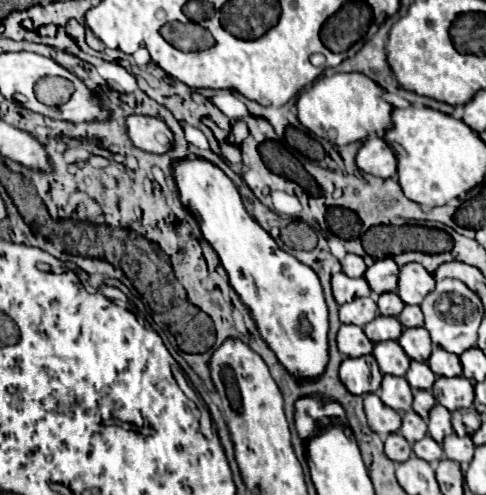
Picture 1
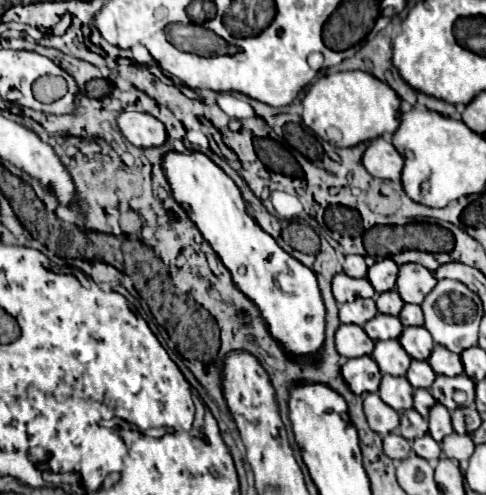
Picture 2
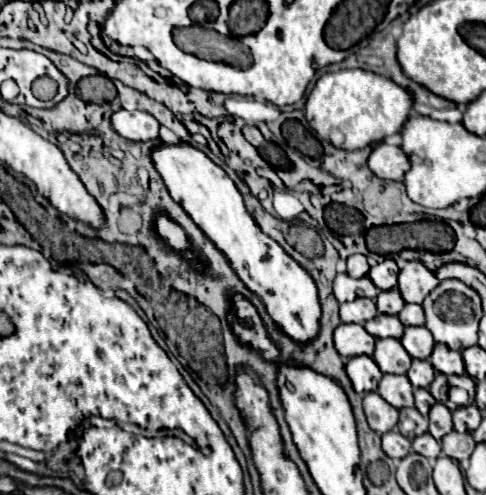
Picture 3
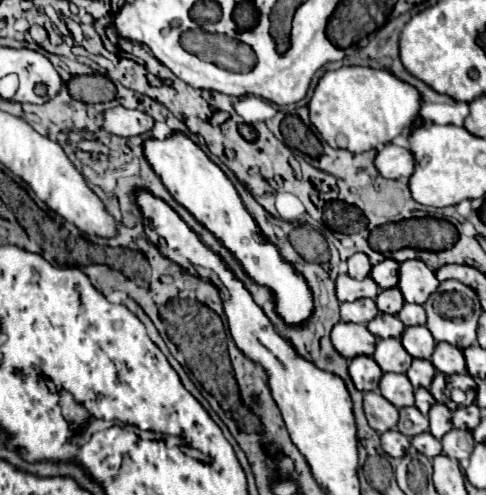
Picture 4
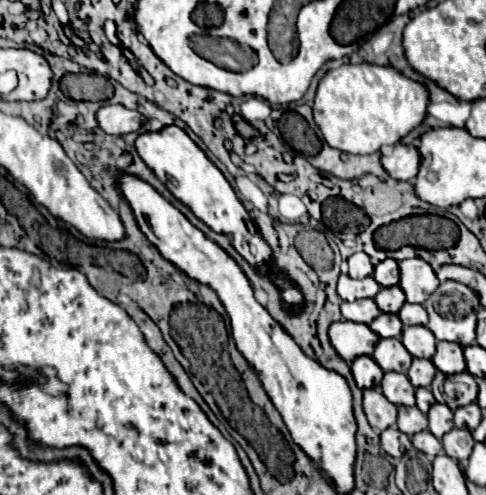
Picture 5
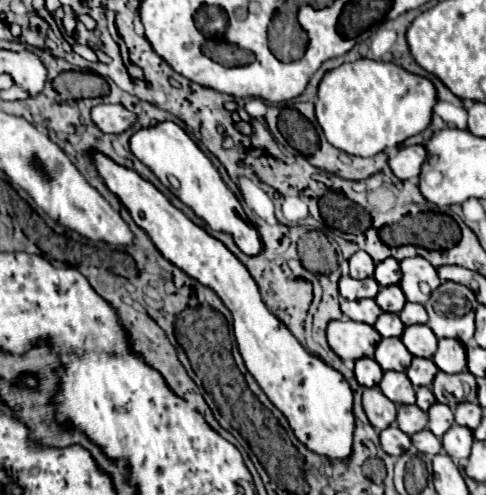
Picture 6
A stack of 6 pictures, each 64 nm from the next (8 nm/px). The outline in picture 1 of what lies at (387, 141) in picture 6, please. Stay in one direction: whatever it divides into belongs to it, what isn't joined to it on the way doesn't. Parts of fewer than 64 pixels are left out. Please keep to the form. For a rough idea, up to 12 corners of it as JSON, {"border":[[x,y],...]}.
{"border":[[358,72],[324,76],[298,120],[332,144],[390,128],[392,106]]}

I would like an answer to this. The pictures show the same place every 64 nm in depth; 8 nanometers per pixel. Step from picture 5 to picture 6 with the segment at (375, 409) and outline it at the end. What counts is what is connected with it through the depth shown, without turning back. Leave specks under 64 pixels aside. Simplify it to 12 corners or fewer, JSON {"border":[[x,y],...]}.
{"border":[[378,386],[364,390],[364,412],[376,432],[396,422],[396,404]]}

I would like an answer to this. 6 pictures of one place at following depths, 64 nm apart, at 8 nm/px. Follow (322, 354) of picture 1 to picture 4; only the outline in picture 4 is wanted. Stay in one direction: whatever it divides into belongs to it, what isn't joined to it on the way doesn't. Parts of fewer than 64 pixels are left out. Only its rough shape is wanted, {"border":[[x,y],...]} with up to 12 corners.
{"border":[[188,136],[146,140],[174,200],[236,256],[304,326],[312,288]]}

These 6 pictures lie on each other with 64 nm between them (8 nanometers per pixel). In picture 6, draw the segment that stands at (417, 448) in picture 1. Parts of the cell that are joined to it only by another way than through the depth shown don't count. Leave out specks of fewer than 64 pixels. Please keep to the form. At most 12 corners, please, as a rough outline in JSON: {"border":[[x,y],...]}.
{"border":[[430,430],[412,436],[420,452],[436,456],[442,452],[442,442]]}

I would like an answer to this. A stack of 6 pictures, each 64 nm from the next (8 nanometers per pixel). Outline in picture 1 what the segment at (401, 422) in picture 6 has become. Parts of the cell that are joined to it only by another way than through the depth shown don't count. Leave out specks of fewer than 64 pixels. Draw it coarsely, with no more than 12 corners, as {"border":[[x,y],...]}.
{"border":[[414,410],[402,418],[400,434],[410,444],[428,432],[426,422]]}

